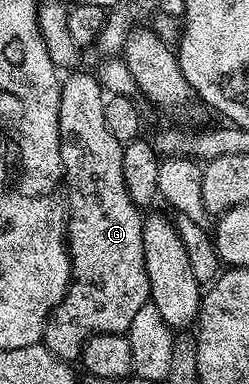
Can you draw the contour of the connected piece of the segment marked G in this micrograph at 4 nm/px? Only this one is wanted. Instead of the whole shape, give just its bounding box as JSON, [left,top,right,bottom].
[42,73,149,363]

